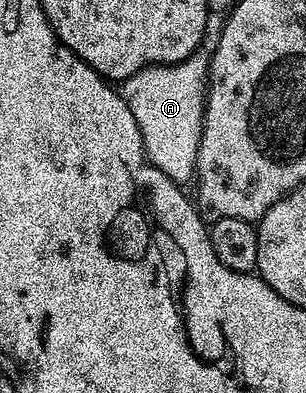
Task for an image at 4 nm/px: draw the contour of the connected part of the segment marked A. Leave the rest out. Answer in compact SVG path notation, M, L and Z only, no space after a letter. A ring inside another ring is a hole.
M199 52L173 66L146 66L121 83L122 99L132 108L150 162L173 182L186 184L198 169L198 145L206 105L210 54Z

